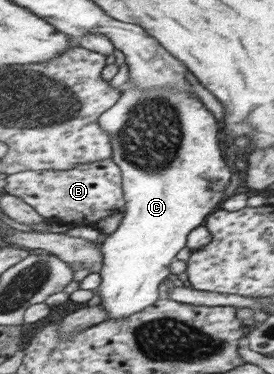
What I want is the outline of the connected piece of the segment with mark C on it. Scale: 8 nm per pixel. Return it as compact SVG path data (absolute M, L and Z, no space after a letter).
M127 86L123 89L121 101L100 117L100 125L111 136L114 151L112 158L120 166L124 175L124 194L127 205L125 205L124 209L125 216L121 220L118 228L109 234L101 245L104 262L102 270L99 273L102 280L97 290L100 291L102 297L102 303L100 304L106 309L106 312L109 312L107 320L120 320L132 316L134 313L143 312L145 308L148 308L159 300L159 295L161 295L159 293L159 287L167 279L167 275L171 275L169 265L179 255L179 251L187 247L187 237L189 237L189 234L199 228L199 225L203 226L203 223L206 223L207 217L210 217L213 211L219 210L219 205L225 199L225 191L227 191L227 187L231 183L231 175L233 173L231 173L231 167L225 161L223 151L221 151L221 145L219 145L219 121L205 107L205 103L201 99L193 97L191 93L185 93L185 91L179 91L177 93L177 91L173 91L173 88L161 88L159 91L155 91L153 87L141 89L139 87Z

